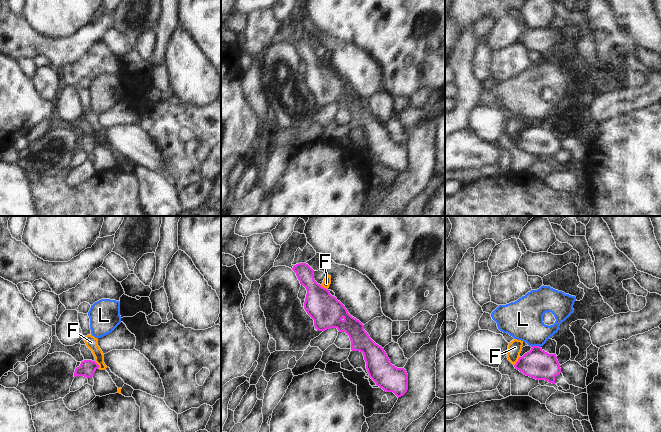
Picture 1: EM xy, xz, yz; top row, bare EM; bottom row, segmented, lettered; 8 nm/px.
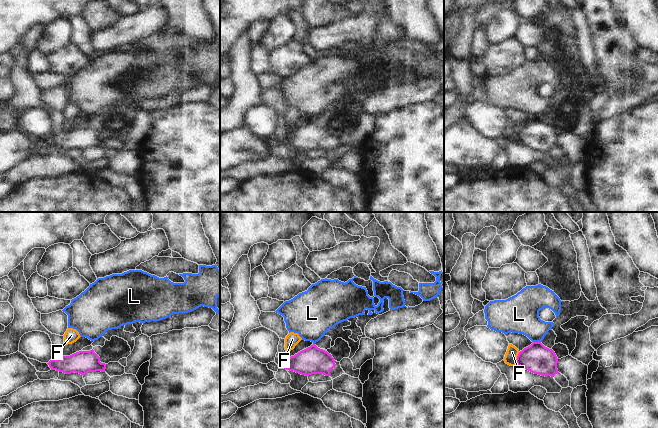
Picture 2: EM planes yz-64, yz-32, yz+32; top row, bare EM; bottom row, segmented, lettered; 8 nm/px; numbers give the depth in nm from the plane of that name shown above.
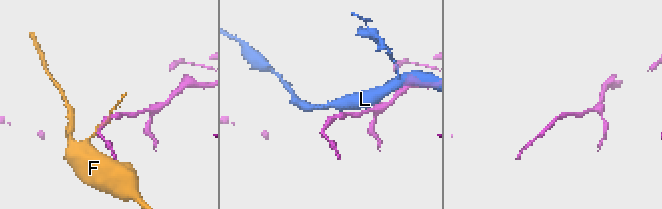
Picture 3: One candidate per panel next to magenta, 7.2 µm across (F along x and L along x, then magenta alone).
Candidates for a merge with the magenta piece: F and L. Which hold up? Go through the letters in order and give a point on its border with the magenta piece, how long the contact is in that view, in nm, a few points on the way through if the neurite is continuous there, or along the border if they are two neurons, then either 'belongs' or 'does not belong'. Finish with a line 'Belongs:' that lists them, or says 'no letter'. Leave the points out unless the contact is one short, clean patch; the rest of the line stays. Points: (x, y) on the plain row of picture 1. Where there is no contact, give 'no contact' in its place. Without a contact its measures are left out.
F: meets magenta in yz at (517, 137); contact 80 nm long; border along yz (519, 133), (514, 141); does not belong
L: meets magenta in yz at (536, 122); contact 80 nm long; border along yz (531, 122), (540, 123); does not belong
Belongs: no letter

